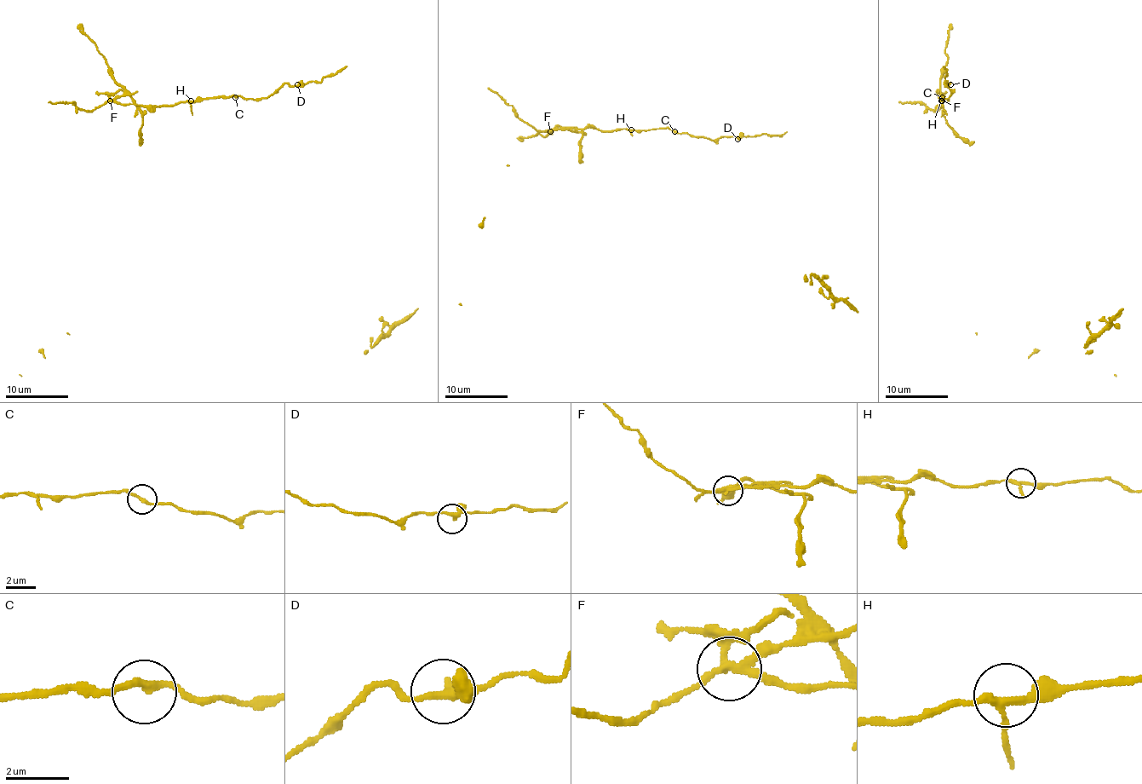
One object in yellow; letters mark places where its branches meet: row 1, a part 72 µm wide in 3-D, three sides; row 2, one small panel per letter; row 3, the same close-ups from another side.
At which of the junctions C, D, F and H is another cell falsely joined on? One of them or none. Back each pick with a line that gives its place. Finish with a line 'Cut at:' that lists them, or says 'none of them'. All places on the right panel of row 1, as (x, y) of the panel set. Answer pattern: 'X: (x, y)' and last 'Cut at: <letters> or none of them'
F: (942, 100)
Cut at: F

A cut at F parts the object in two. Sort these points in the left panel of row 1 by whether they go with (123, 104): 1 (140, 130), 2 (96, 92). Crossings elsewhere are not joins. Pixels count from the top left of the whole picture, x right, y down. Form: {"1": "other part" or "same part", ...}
{"1": "other part", "2": "other part"}

